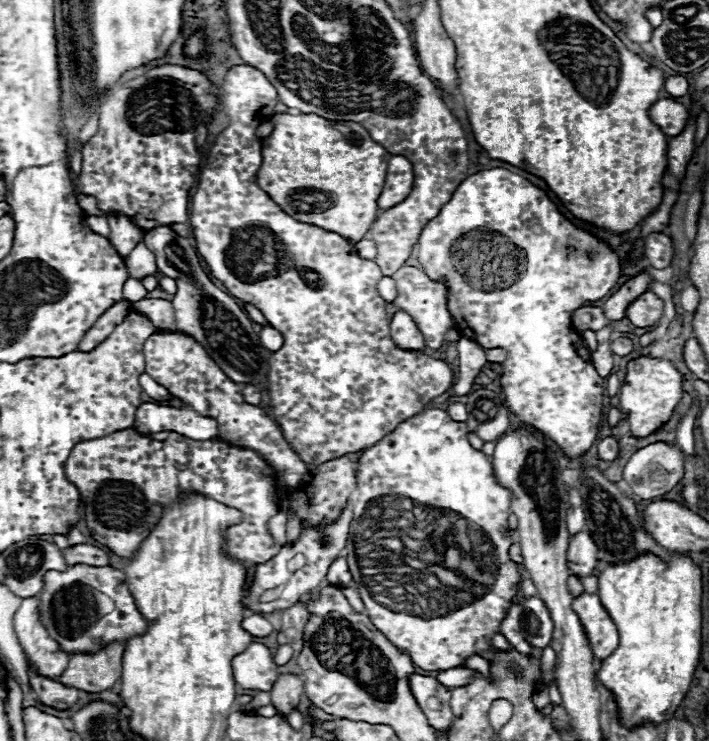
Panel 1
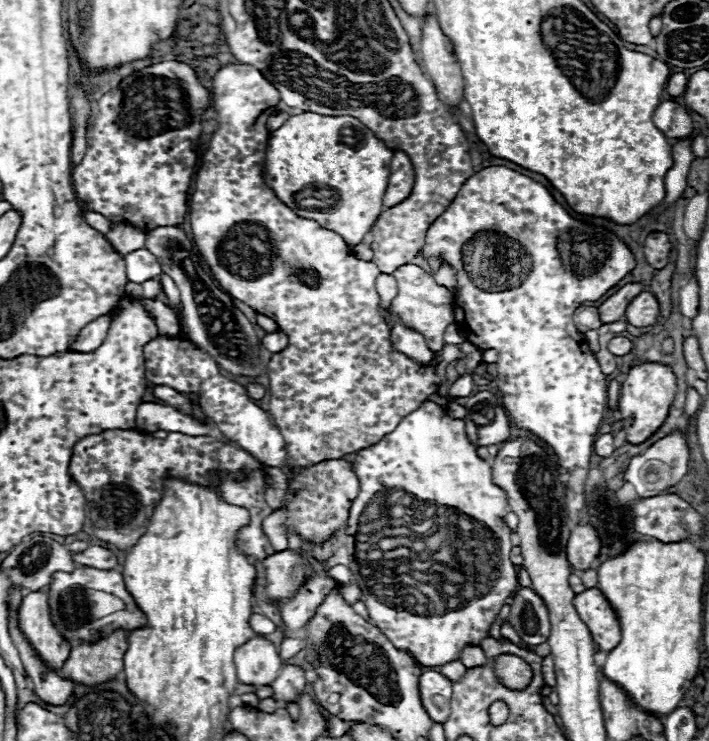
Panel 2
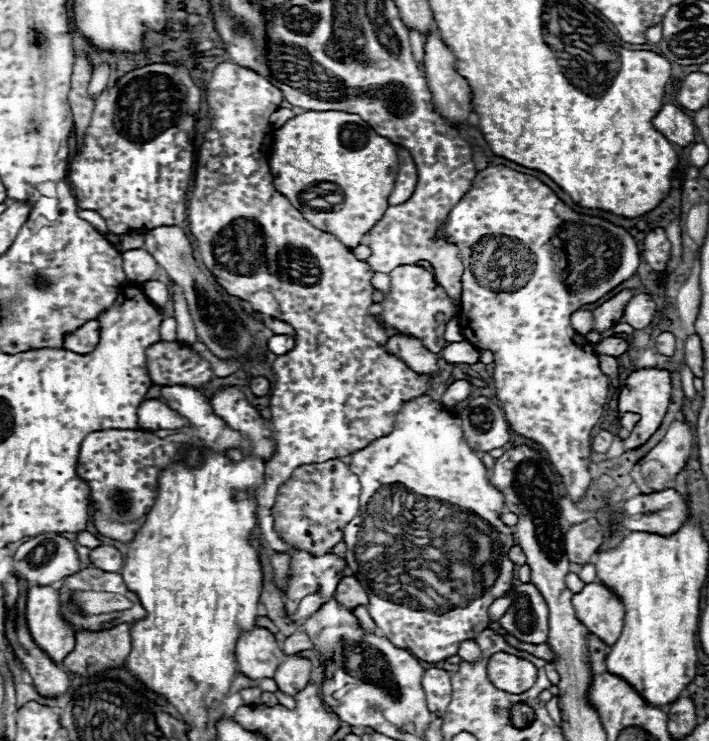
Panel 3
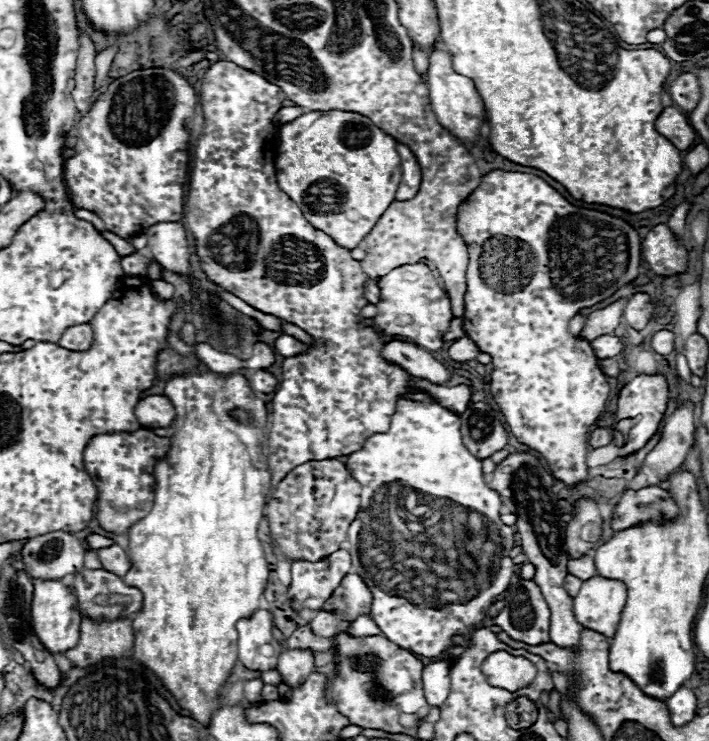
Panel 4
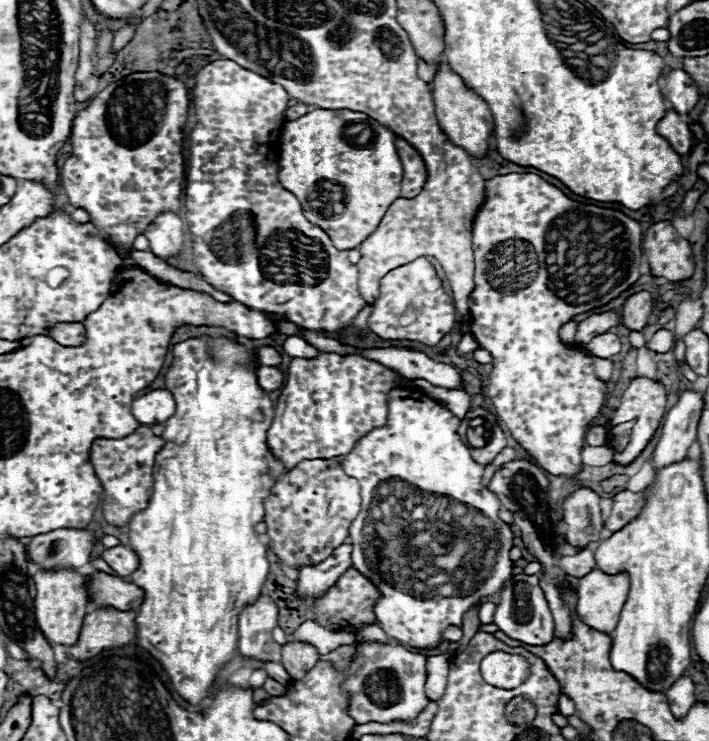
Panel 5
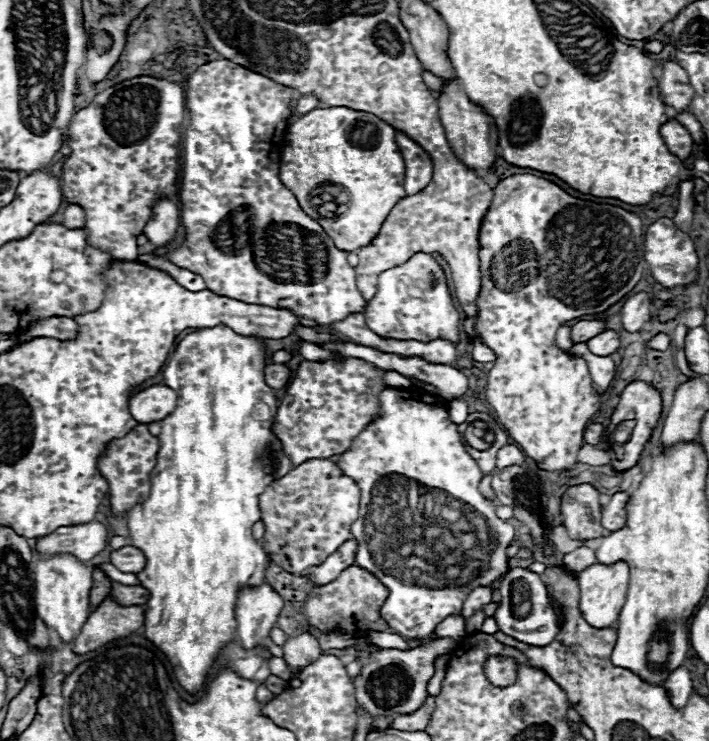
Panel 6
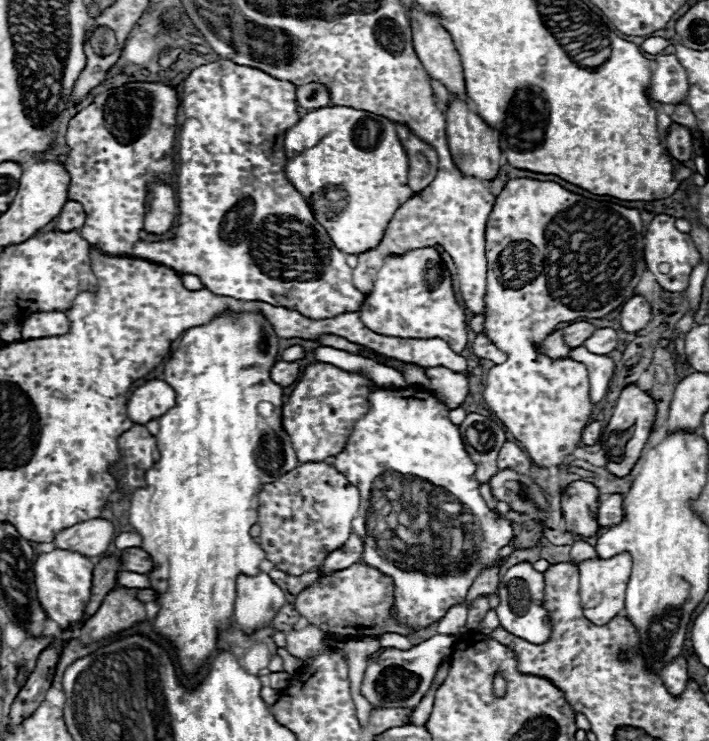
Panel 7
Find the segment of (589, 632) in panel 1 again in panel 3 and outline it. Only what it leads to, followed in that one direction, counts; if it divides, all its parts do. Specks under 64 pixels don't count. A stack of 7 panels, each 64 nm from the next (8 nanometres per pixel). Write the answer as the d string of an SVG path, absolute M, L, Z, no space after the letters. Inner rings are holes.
M600 582L586 584L572 598L578 620L606 646L614 646L622 632L624 608L622 602Z

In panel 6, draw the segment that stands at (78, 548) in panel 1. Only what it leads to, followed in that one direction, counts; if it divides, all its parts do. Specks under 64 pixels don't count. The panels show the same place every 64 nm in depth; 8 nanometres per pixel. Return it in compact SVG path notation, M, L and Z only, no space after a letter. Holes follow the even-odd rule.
M124 546L120 550L110 552L110 564L114 564L124 574L128 574L128 572L136 574L136 572L140 572L144 568L146 560L144 560L144 554L138 548Z

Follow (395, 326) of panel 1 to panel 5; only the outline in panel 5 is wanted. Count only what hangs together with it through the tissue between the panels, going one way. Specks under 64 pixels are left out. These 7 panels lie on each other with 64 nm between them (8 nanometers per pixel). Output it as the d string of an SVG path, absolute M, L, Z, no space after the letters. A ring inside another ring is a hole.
M388 346L388 348L372 348L372 350L366 350L364 354L384 364L386 368L400 372L408 380L424 378L430 384L440 388L460 388L460 374L456 372L456 368L436 362L420 350Z

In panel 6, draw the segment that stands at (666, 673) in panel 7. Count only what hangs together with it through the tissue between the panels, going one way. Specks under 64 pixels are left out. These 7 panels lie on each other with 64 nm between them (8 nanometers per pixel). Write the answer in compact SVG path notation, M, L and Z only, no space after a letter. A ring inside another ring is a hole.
M680 666L678 670L674 670L670 678L664 682L664 688L668 692L670 704L674 708L684 708L692 694L692 680L690 680L690 672L686 670L686 666Z

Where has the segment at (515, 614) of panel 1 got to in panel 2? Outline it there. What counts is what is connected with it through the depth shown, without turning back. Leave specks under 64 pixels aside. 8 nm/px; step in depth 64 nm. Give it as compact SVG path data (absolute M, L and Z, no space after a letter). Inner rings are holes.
M502 622L502 626L500 626L501 635L506 638L506 640L510 640L512 644L516 644L516 646L520 646L520 648L526 648L526 644L520 640L520 636L516 636L516 630L508 624L508 622Z

